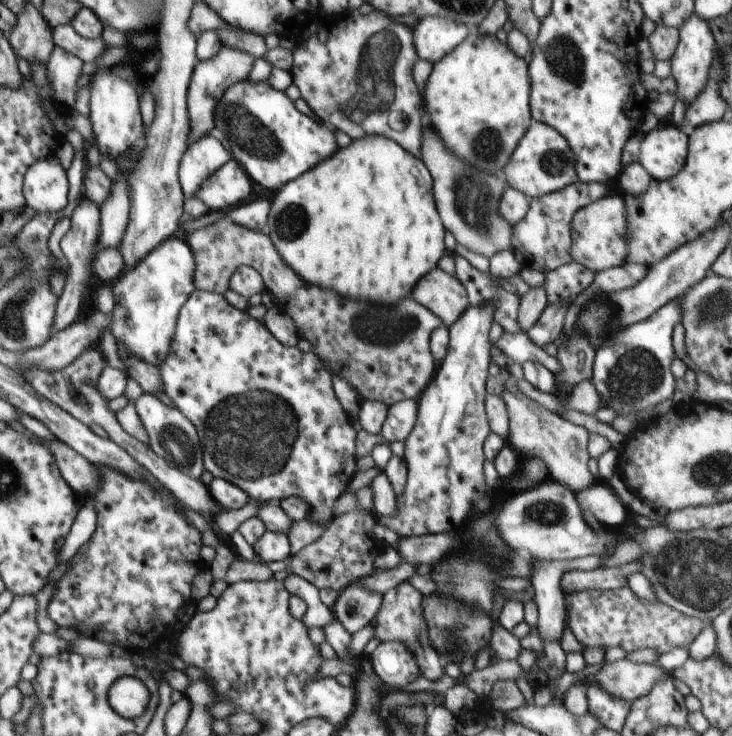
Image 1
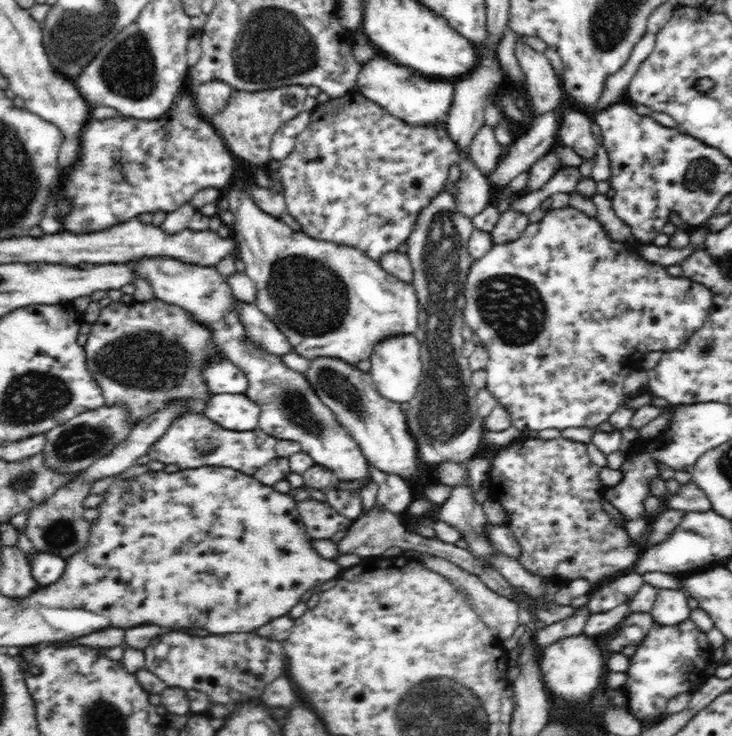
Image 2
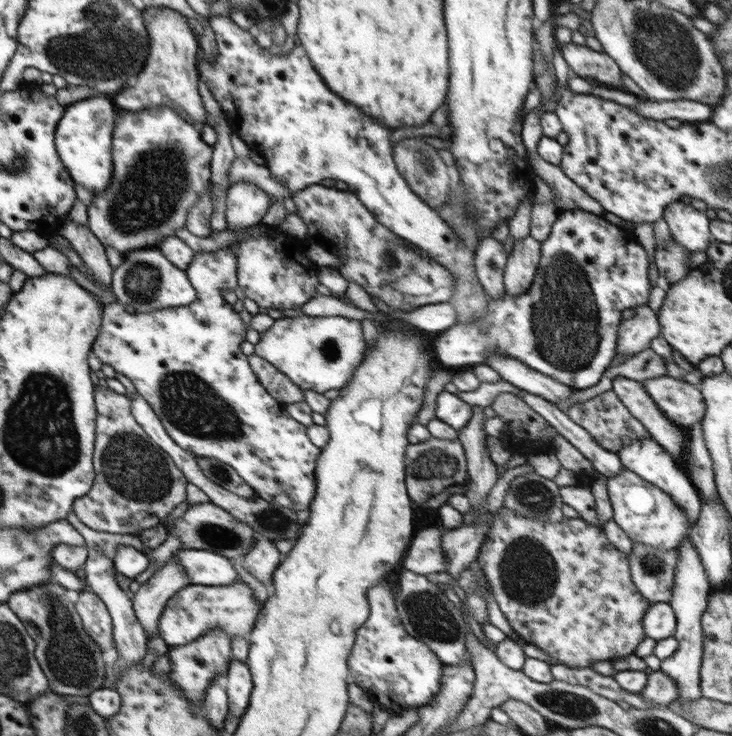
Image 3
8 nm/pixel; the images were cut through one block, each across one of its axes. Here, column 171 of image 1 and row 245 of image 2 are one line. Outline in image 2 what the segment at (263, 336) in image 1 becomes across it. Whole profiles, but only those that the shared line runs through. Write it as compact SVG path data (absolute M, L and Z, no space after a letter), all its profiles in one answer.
M356 90L339 96L338 98L329 99L324 103L316 105L311 113L311 120L308 126L296 137L295 147L292 152L280 161L280 167L276 171L278 176L277 182L282 185L284 200L288 215L293 216L300 225L300 230L310 237L316 237L318 240L326 240L340 245L352 245L364 251L368 257L374 261L380 260L380 257L387 252L397 251L398 246L405 242L408 235L414 230L418 213L427 207L429 200L435 197L440 191L445 189L446 179L450 174L450 168L457 166L463 159L461 152L458 150L455 142L449 139L444 124L432 124L432 126L412 126L406 124L404 120L396 118L378 103L373 103Z

